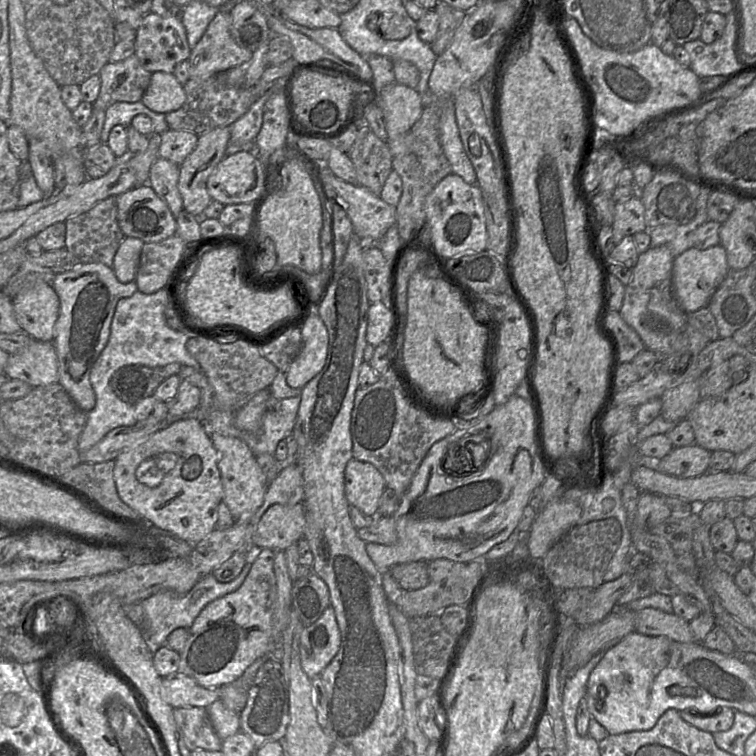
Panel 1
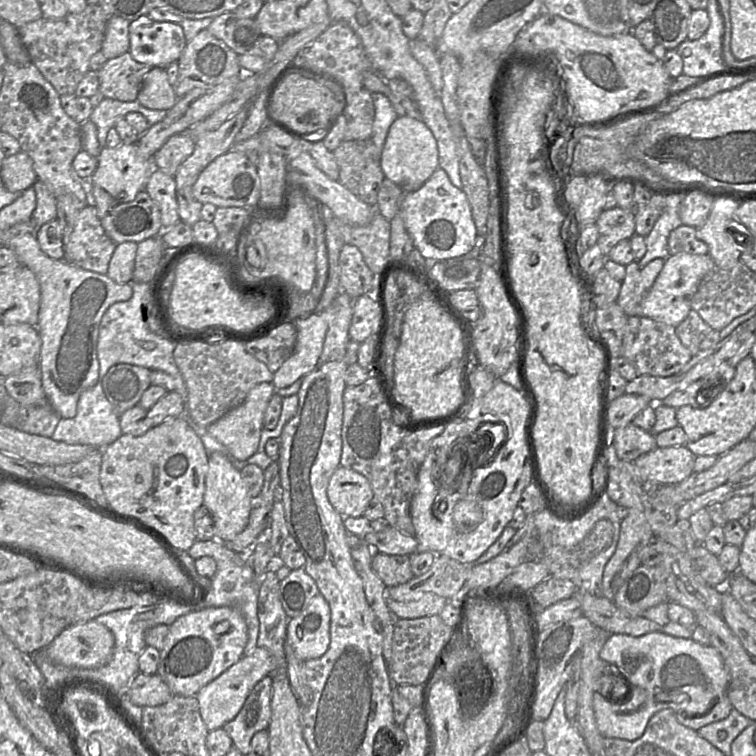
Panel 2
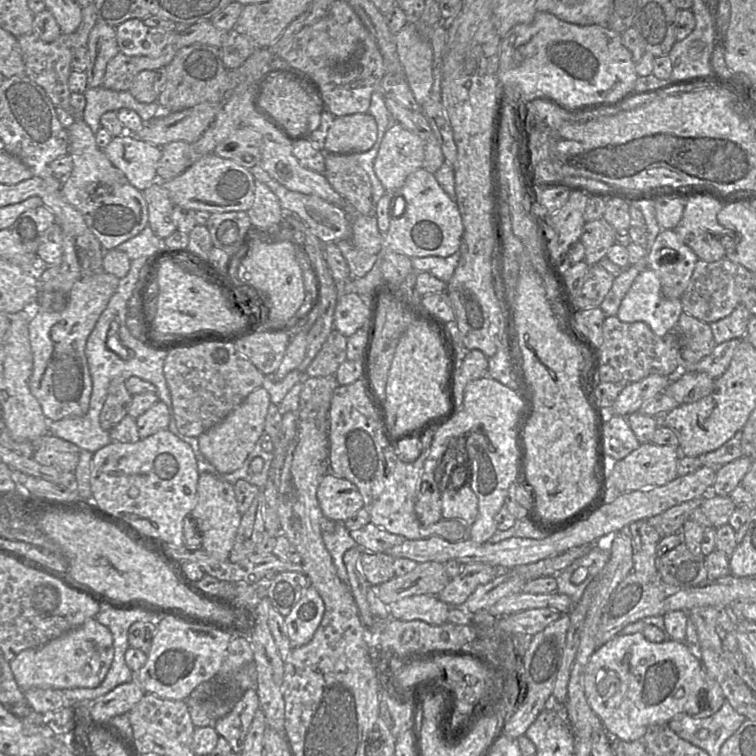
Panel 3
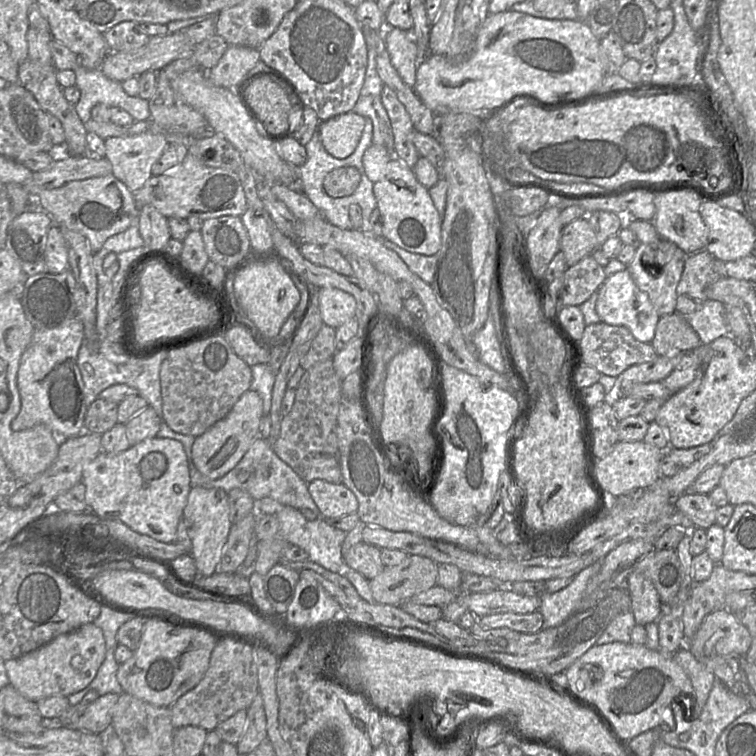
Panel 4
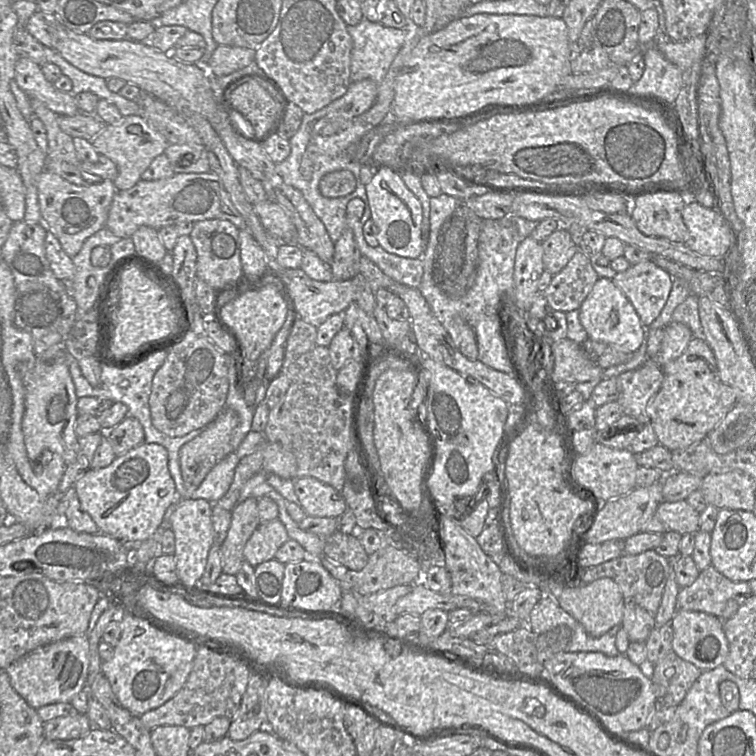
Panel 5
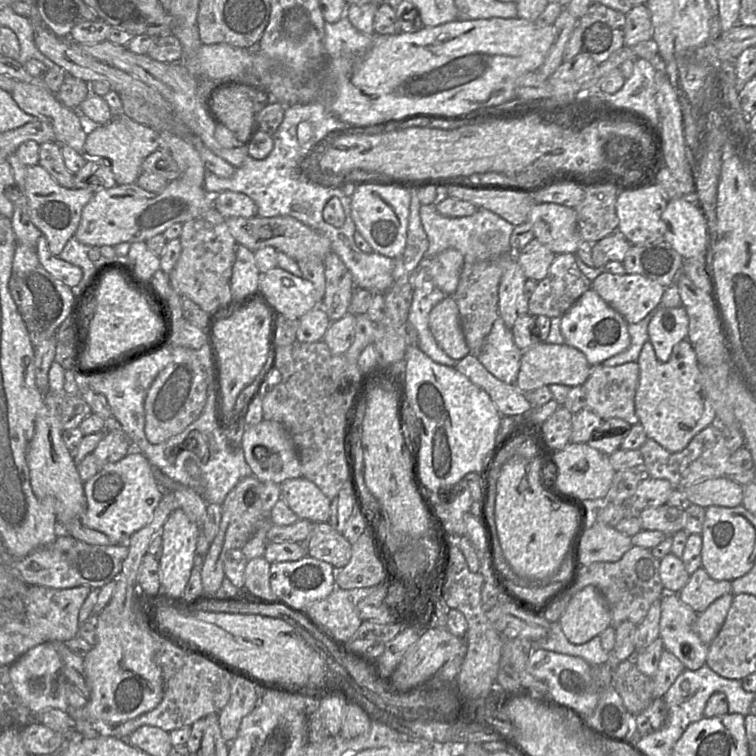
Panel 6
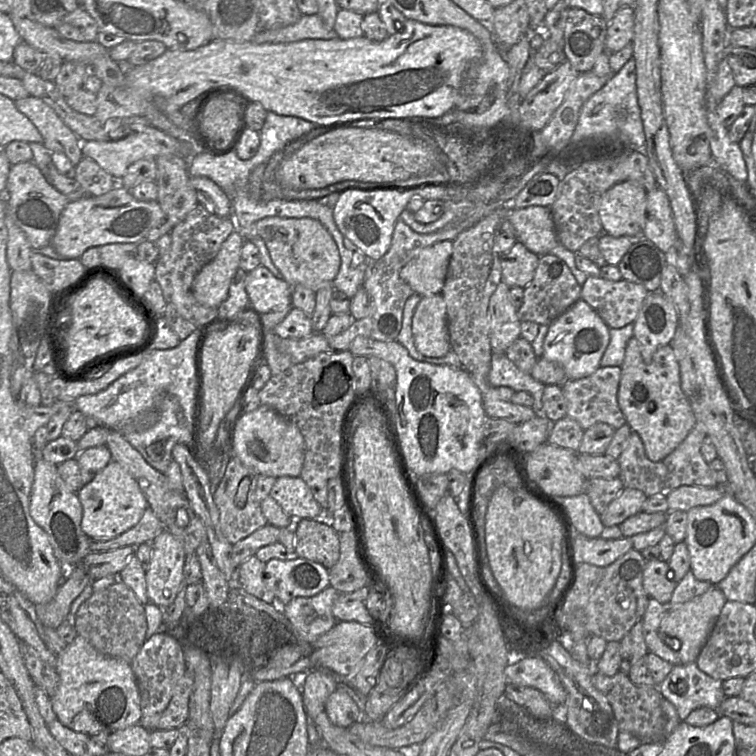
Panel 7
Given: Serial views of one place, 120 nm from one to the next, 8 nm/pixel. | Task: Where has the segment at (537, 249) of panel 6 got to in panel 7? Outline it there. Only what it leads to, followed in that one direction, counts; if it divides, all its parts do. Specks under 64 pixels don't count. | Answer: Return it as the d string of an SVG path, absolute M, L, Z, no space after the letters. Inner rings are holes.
M517 242L509 251L499 254L502 281L509 287L525 287L534 277L539 256Z

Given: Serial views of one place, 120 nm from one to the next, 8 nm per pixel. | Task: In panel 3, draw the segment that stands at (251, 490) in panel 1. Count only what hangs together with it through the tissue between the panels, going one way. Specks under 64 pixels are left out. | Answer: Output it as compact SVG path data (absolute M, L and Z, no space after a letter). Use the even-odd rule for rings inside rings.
M200 474L197 485L197 502L191 515L195 517L202 530L202 548L211 556L218 560L224 561L229 558L229 554L234 546L238 527L240 525L242 514L239 512L235 496L234 485L219 479L213 474Z

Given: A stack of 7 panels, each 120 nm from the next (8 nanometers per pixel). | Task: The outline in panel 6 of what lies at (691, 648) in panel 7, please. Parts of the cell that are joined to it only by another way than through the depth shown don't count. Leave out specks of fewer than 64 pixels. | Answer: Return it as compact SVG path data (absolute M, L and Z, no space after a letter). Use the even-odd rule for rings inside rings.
M726 594L714 601L705 611L698 614L693 631L705 644L710 644L722 628L734 596Z

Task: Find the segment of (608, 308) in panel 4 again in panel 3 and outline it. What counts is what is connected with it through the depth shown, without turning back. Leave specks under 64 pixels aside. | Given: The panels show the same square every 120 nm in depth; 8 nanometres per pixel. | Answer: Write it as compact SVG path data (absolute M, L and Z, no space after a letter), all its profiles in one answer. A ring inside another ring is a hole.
M651 269L642 271L623 298L616 316L622 322L641 321L659 337L675 330L679 317L683 312L680 298L666 298L661 291L661 283L657 274Z

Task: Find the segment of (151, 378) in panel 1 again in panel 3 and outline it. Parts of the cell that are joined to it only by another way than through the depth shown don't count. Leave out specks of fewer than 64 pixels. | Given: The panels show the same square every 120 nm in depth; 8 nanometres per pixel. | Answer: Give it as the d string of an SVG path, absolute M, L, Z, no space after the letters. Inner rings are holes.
M122 377L114 378L108 387L106 400L100 412L100 425L110 431L126 415L132 401L132 394L128 392Z

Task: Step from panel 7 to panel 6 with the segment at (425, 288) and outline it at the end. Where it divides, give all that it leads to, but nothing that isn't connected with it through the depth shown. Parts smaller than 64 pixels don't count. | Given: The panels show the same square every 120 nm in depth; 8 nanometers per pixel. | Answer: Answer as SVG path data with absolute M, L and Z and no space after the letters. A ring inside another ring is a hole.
M447 248L432 257L423 257L410 273L412 287L420 288L428 282L447 295L455 292L464 264L463 255L455 248Z

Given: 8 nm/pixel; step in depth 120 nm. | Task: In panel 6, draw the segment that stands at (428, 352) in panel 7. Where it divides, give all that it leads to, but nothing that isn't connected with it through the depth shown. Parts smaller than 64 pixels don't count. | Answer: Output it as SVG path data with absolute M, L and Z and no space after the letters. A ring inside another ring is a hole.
M448 296L429 314L429 329L440 348L456 360L470 354L459 319L457 302Z

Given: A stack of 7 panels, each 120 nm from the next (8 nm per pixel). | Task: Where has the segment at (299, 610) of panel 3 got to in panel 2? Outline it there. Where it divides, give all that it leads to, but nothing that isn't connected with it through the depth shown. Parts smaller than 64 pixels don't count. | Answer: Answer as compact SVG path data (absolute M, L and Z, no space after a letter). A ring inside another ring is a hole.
M318 594L297 617L290 618L287 625L287 645L301 660L321 657L330 644L329 604Z

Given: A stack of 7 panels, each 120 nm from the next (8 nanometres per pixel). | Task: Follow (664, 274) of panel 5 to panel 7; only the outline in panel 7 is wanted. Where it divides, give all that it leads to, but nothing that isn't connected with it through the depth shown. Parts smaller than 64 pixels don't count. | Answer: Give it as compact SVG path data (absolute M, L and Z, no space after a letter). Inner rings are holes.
M588 276L582 285L581 299L598 313L609 328L622 328L636 320L649 293L644 286L628 280L611 281L600 276Z

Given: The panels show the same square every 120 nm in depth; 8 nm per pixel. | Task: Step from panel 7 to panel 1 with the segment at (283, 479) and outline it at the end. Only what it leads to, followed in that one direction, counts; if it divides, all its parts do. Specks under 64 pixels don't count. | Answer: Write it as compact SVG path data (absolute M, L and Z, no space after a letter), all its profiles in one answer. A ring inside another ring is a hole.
M352 458L345 468L344 483L349 505L368 516L378 516L379 501L387 485L373 464Z

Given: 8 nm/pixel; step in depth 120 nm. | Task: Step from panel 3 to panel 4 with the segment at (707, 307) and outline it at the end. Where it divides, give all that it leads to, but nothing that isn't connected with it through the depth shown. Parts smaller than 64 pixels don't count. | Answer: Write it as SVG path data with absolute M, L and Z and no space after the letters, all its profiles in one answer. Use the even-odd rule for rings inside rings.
M706 250L694 254L688 254L685 262L684 272L677 287L676 311L681 315L699 310L704 302L708 300L706 289L722 276L715 270L715 262L720 261Z

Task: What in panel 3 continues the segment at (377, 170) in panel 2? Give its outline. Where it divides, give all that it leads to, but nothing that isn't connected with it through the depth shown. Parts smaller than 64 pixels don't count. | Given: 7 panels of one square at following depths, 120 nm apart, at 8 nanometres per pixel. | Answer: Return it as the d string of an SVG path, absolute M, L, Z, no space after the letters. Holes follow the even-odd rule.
M329 152L323 174L357 214L368 215L372 208L370 178L352 155Z

